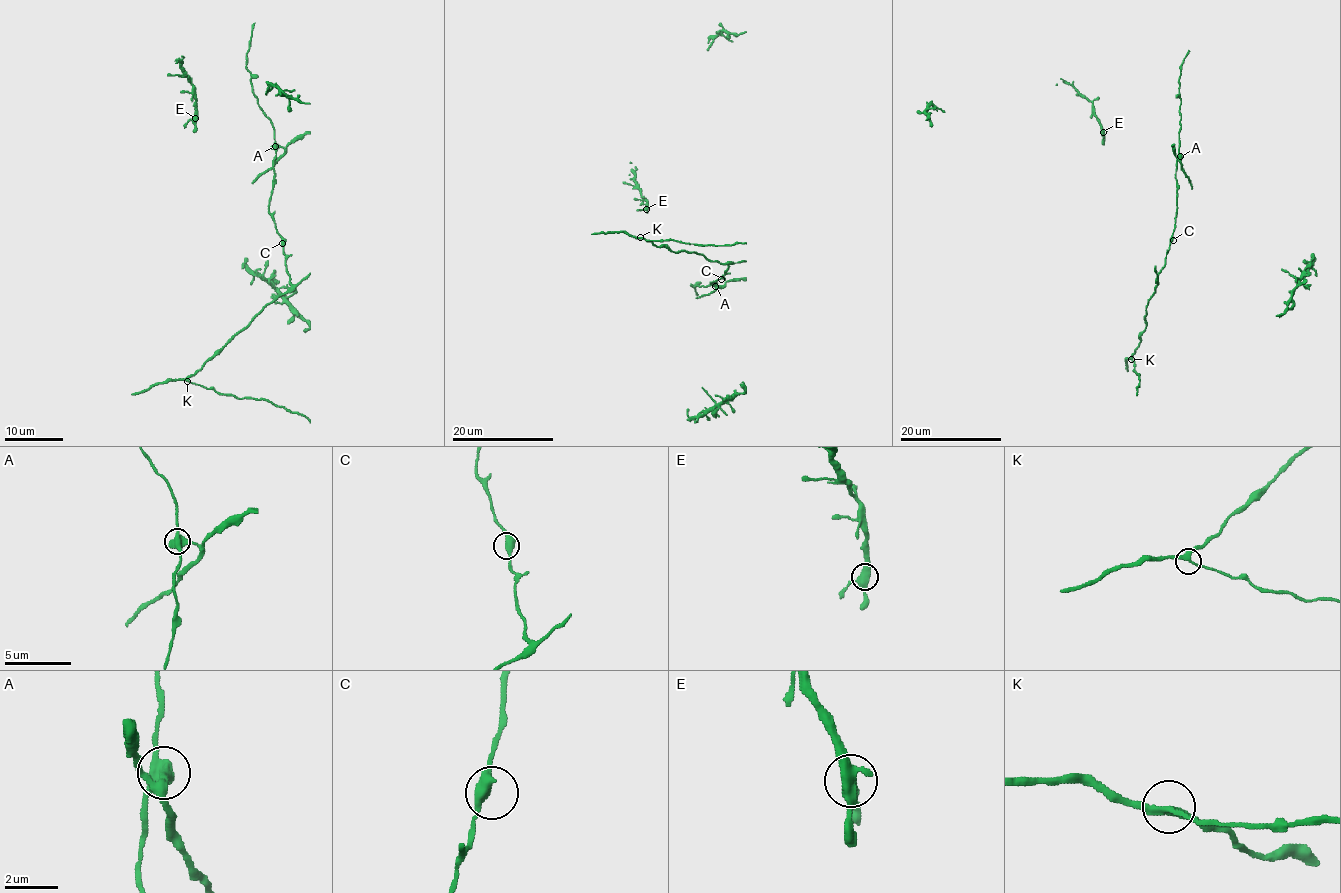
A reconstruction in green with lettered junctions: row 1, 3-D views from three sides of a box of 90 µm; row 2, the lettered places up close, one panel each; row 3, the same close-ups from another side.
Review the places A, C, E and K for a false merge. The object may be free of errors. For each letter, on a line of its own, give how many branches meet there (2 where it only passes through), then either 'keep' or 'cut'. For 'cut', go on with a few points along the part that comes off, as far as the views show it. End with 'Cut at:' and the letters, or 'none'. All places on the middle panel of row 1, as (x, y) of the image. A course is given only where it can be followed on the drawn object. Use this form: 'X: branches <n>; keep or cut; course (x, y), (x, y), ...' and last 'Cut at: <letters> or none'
A: branches 3; cut; course (715, 286), (724, 286), (696, 298)
C: branches 2; keep
E: branches 3; keep
K: branches 3; keep
Cut at: A

